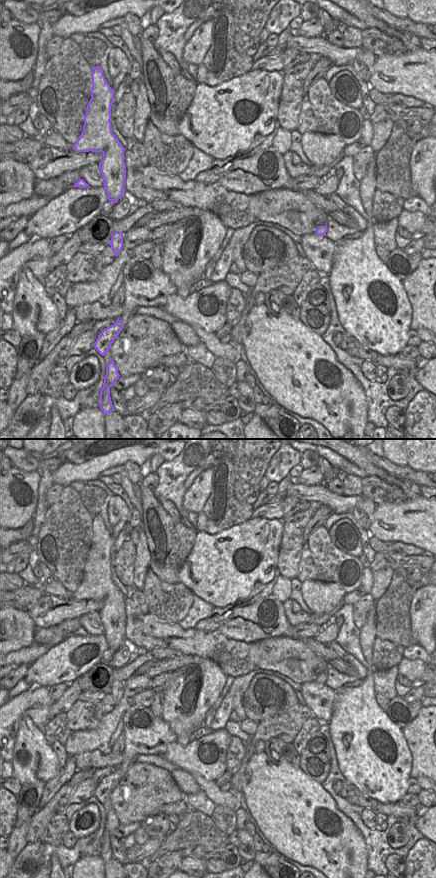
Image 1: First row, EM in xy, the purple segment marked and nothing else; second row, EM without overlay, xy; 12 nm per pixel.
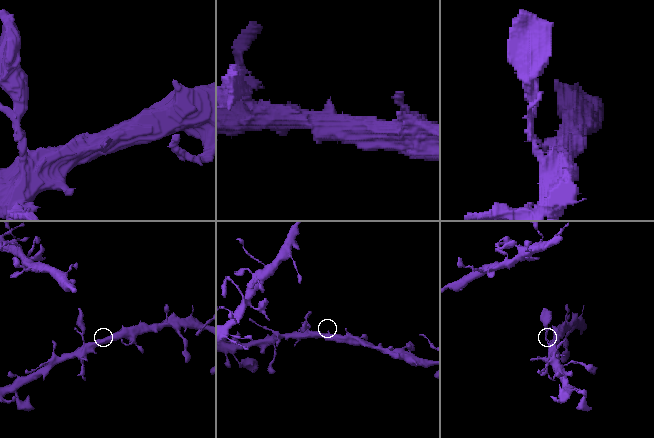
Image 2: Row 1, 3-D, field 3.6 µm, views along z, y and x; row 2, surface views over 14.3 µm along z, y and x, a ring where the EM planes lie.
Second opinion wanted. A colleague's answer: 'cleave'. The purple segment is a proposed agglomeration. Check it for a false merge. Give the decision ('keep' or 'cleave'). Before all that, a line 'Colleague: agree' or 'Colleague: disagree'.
Colleague: agree
cleave

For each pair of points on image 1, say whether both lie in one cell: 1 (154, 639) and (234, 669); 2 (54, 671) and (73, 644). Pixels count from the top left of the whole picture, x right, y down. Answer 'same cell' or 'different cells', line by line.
1: same cell
2: same cell

